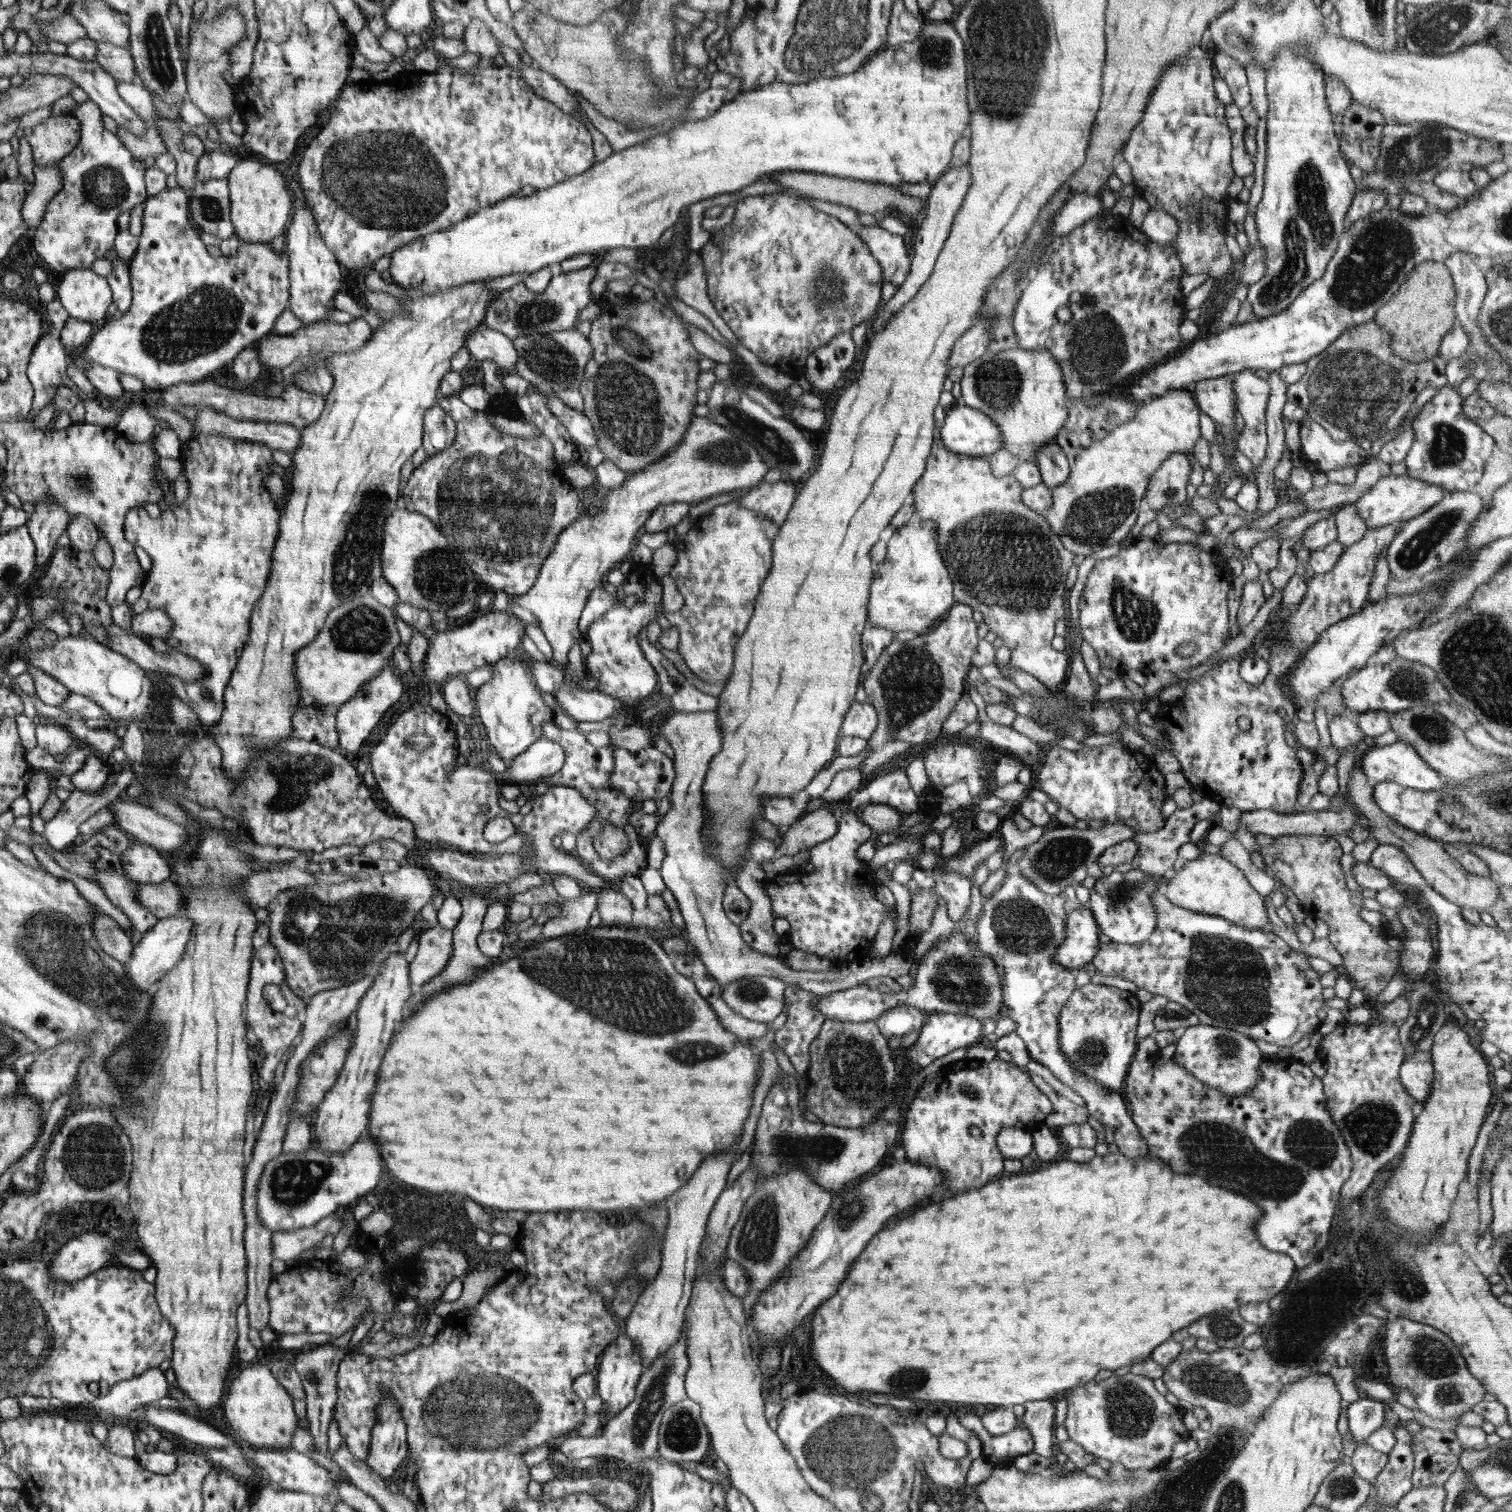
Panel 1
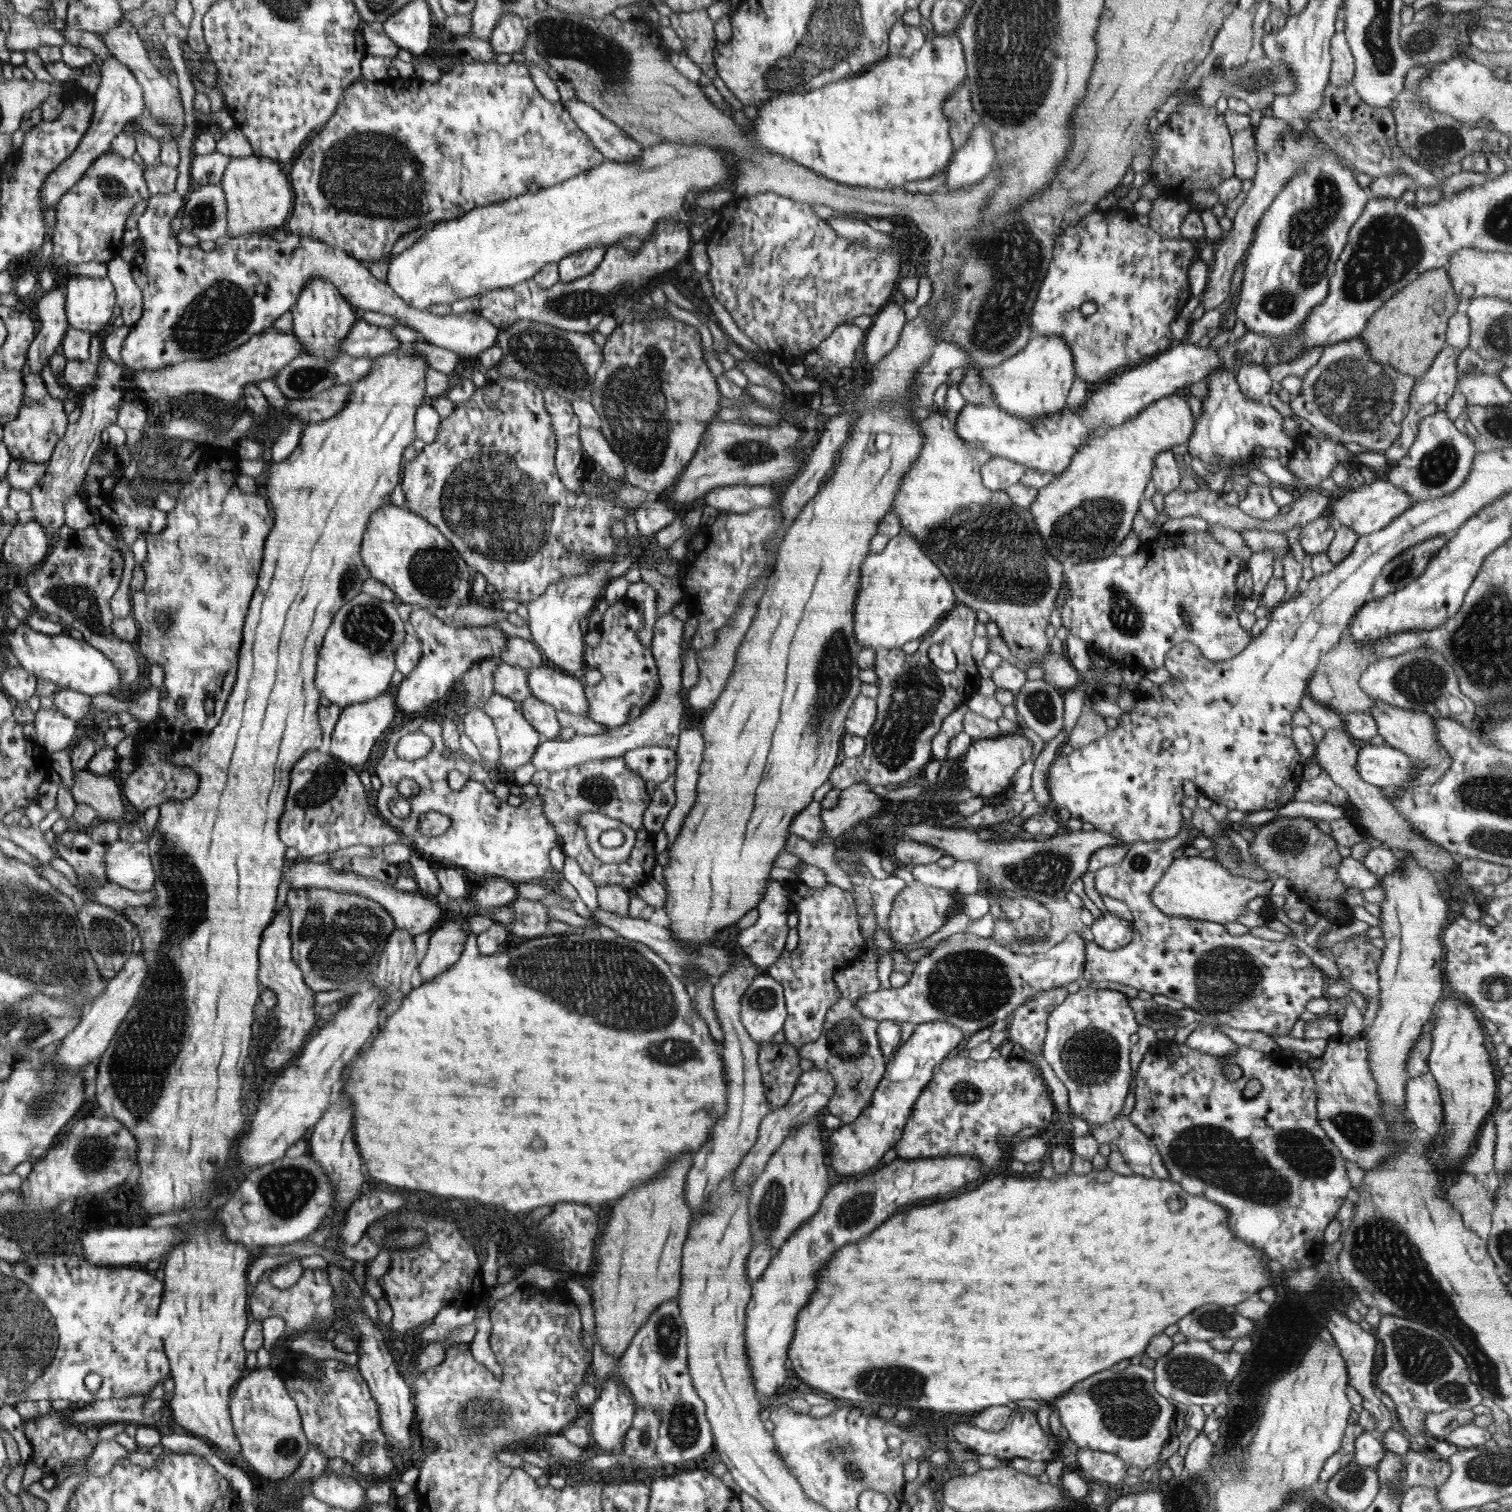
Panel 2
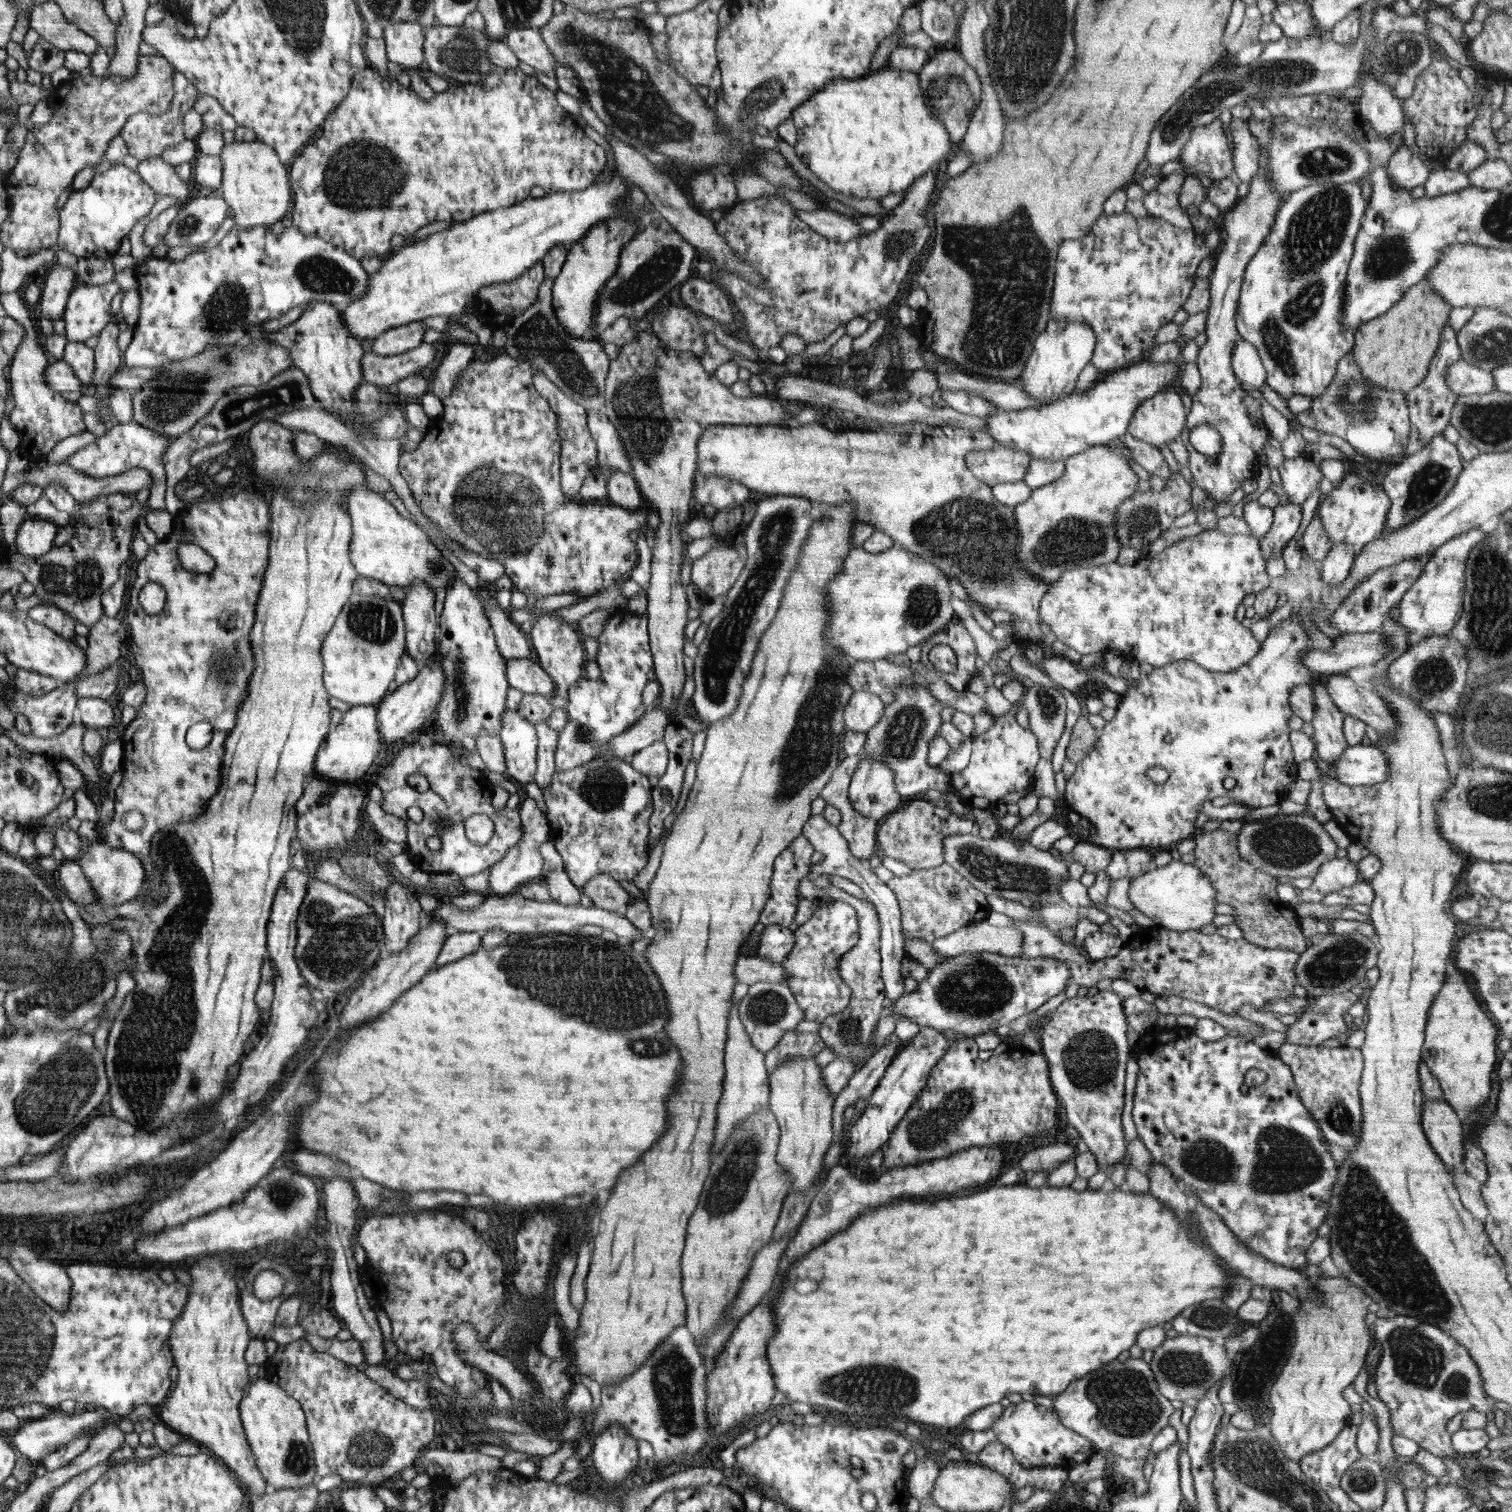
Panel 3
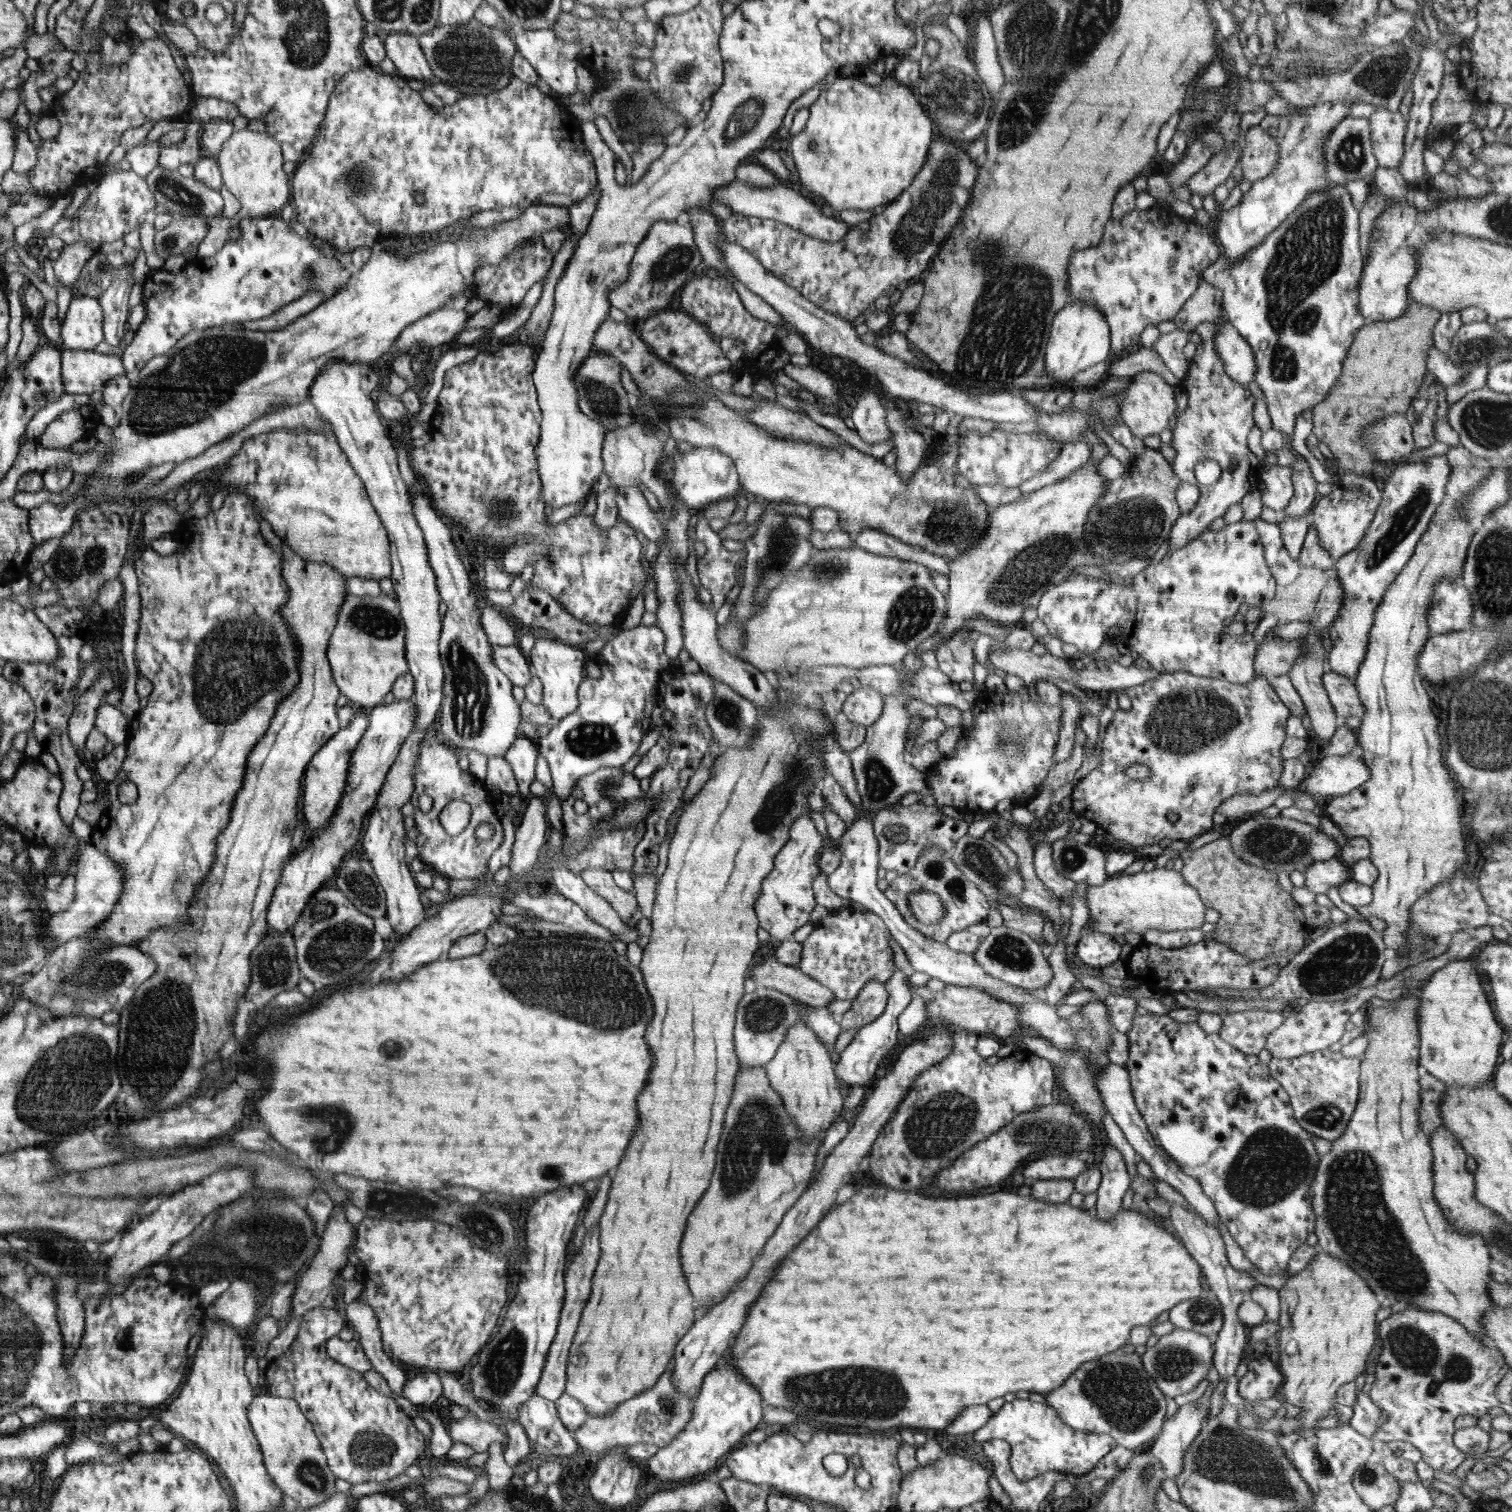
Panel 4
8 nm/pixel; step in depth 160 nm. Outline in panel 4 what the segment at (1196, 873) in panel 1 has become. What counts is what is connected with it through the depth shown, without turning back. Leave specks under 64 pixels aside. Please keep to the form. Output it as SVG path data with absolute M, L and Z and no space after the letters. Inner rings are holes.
M1152 870L1135 874L1114 876L1102 886L1088 887L1086 893L1090 918L1094 920L1092 928L1105 935L1124 936L1132 930L1143 936L1148 929L1175 931L1197 929L1204 924L1207 906L1199 892L1190 884L1184 884L1184 878L1176 870Z

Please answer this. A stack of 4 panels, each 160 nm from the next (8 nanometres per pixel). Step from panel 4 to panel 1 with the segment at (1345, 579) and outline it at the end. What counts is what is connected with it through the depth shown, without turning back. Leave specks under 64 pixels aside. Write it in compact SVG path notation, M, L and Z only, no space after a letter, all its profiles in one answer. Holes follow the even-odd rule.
M1445 385L1436 396L1421 407L1412 419L1414 438L1406 464L1412 478L1443 488L1443 492L1470 491L1482 478L1482 468L1490 458L1494 440L1480 425L1479 420L1465 415L1462 396L1458 389Z

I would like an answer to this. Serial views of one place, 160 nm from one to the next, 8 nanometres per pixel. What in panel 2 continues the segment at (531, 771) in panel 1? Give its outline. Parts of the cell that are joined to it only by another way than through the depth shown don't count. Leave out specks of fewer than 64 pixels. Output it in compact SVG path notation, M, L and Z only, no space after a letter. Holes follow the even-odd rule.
M673 609L660 615L652 623L651 650L659 664L661 676L661 691L657 692L656 700L646 705L636 719L630 724L624 724L612 729L604 735L575 735L570 740L543 739L539 750L532 756L532 764L536 771L558 772L575 765L580 765L586 760L600 760L600 758L623 757L628 751L642 747L662 747L675 751L679 746L680 722L684 716L684 704L680 700L680 674L682 674L682 656L680 656L680 642L682 642L682 626L674 618Z

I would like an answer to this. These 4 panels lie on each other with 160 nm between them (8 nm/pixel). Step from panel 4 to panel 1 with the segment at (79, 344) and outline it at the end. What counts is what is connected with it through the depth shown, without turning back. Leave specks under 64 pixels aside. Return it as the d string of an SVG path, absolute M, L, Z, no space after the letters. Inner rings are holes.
M90 269L68 270L63 273L56 297L68 315L78 321L100 322L106 317L114 294L106 278Z

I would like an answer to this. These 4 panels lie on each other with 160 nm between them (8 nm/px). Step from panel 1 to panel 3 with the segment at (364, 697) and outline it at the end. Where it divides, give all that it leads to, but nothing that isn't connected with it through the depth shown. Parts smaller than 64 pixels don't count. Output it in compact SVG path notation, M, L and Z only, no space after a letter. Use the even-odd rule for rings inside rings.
M375 705L352 707L343 713L340 724L329 732L327 741L319 748L316 758L317 775L341 783L355 783L374 764L382 746L379 731L378 708Z

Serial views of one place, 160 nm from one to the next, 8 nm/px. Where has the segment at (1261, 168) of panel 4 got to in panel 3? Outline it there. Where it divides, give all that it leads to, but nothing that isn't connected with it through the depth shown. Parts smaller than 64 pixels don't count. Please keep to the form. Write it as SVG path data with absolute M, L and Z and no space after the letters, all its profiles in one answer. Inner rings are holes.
M1232 117L1228 128L1233 141L1233 176L1239 182L1250 183L1259 172L1259 140L1251 133L1247 120Z

